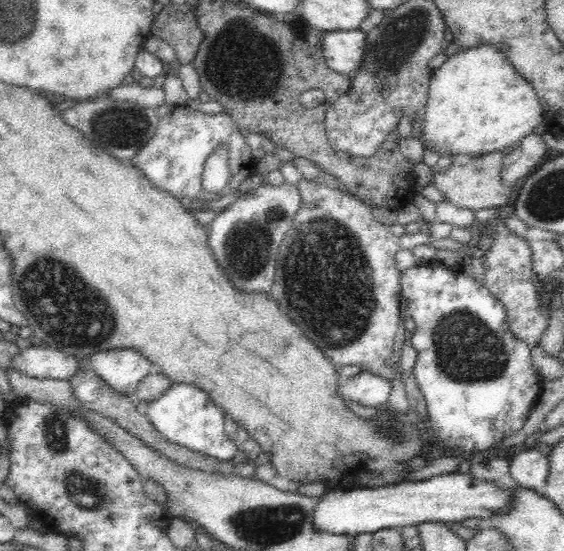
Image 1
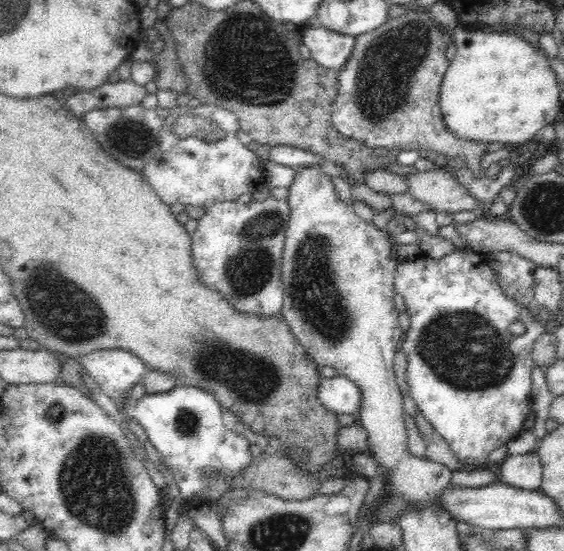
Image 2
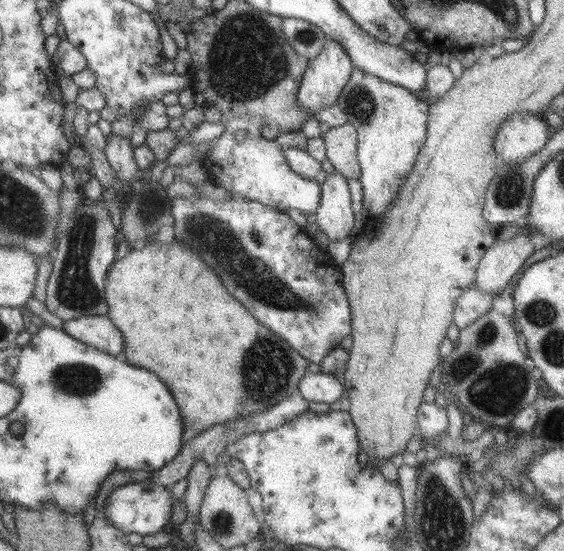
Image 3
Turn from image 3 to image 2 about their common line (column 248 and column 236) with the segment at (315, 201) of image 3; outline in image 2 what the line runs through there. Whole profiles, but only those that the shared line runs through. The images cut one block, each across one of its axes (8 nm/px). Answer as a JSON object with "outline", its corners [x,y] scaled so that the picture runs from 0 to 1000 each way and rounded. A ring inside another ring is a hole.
{"outline":[[[333,189],[312,192],[289,209],[284,276],[270,294],[262,294],[252,312],[285,367],[296,372],[337,370],[367,379],[383,368],[420,365],[426,356],[449,352],[470,334],[470,292],[454,283],[450,267],[433,265],[424,258],[422,241],[427,230],[424,216],[411,201],[378,189],[353,189],[351,194]],[[324,209],[353,212],[371,225],[381,225],[401,240],[401,247],[379,258],[374,250],[319,250],[307,234],[314,216]]]}

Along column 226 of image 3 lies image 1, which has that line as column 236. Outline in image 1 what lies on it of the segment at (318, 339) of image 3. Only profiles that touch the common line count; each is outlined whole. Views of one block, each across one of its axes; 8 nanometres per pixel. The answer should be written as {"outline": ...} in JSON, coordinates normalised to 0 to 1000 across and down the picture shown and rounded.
{"outline":[[[463,336],[457,343],[429,350],[418,367],[401,374],[369,407],[369,448],[394,495],[411,508],[418,526],[426,530],[479,530],[486,512],[486,490],[505,425],[514,417],[521,394],[532,377],[532,348],[527,338]]]}

